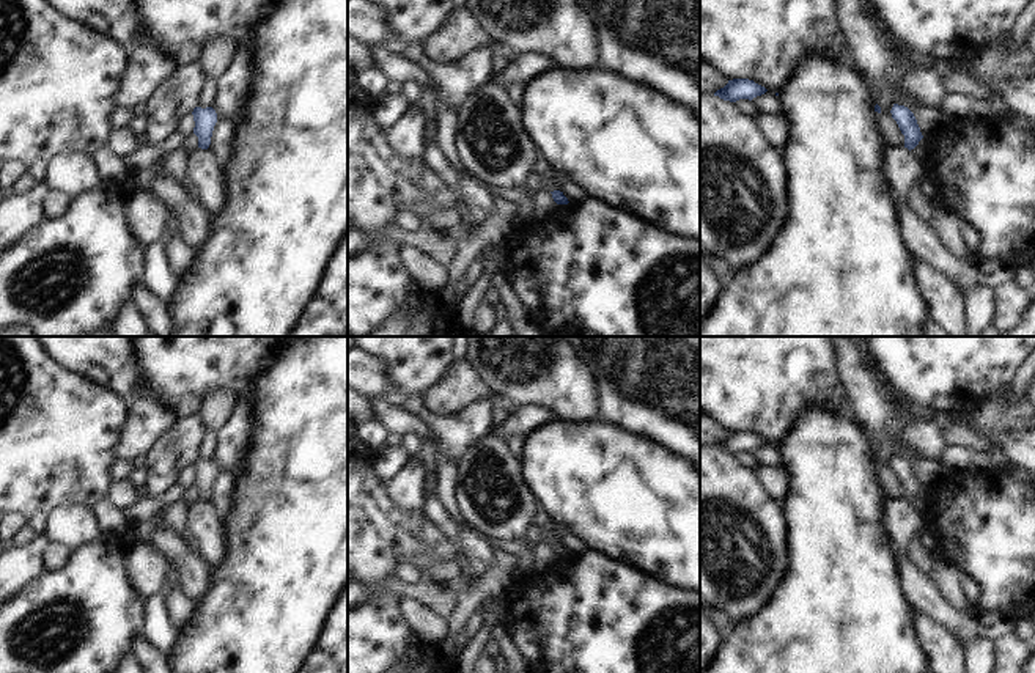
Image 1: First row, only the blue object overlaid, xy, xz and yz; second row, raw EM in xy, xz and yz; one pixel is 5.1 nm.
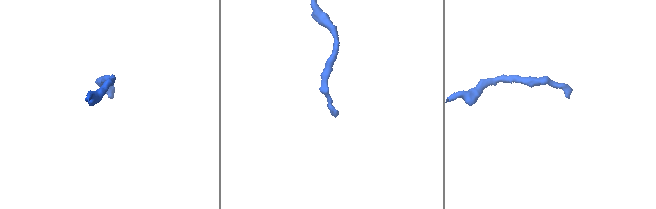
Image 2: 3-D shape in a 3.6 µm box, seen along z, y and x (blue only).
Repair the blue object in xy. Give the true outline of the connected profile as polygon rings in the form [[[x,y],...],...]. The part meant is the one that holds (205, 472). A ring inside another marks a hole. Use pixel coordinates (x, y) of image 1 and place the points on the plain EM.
[[[195,459],[192,467],[195,473],[193,486],[198,489],[198,500],[208,502],[217,475],[217,465],[212,459]]]

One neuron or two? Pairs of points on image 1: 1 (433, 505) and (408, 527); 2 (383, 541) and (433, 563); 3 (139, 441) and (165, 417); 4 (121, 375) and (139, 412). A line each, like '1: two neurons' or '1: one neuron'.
1: two neurons
2: one neuron
3: one neuron
4: two neurons

